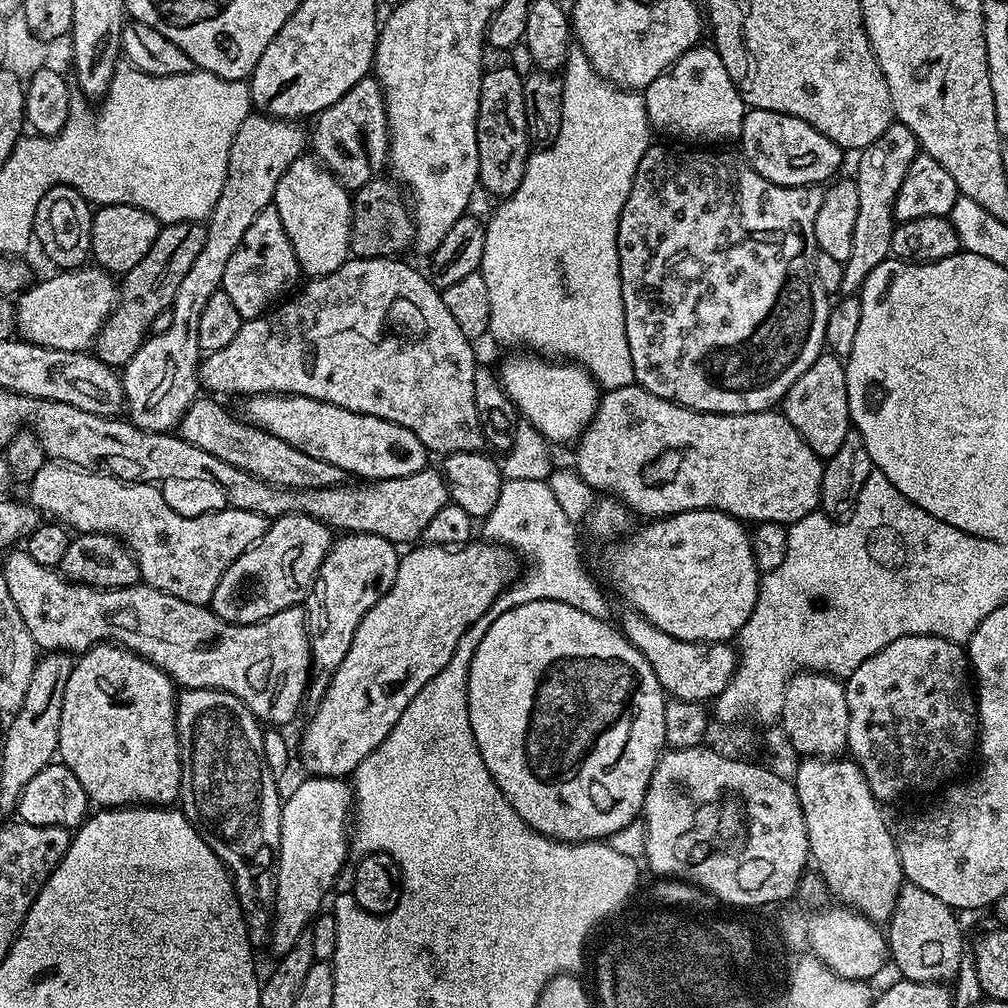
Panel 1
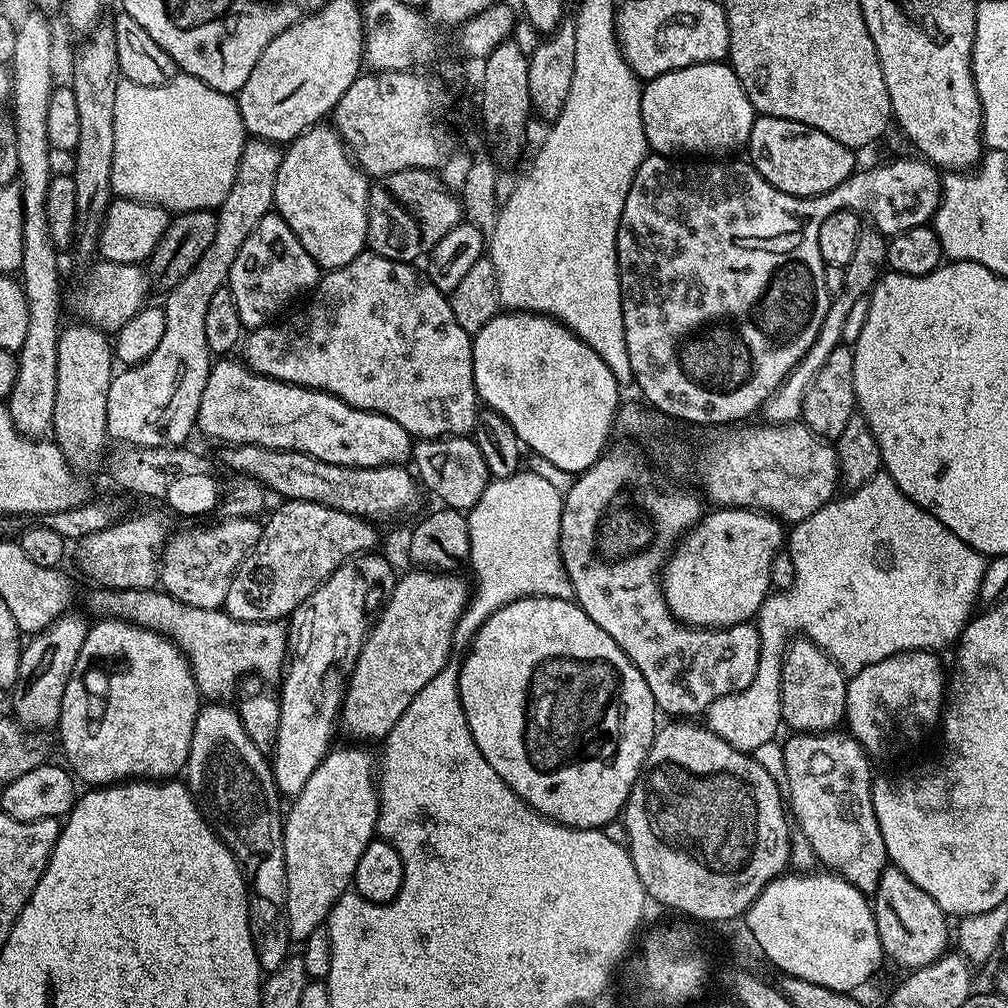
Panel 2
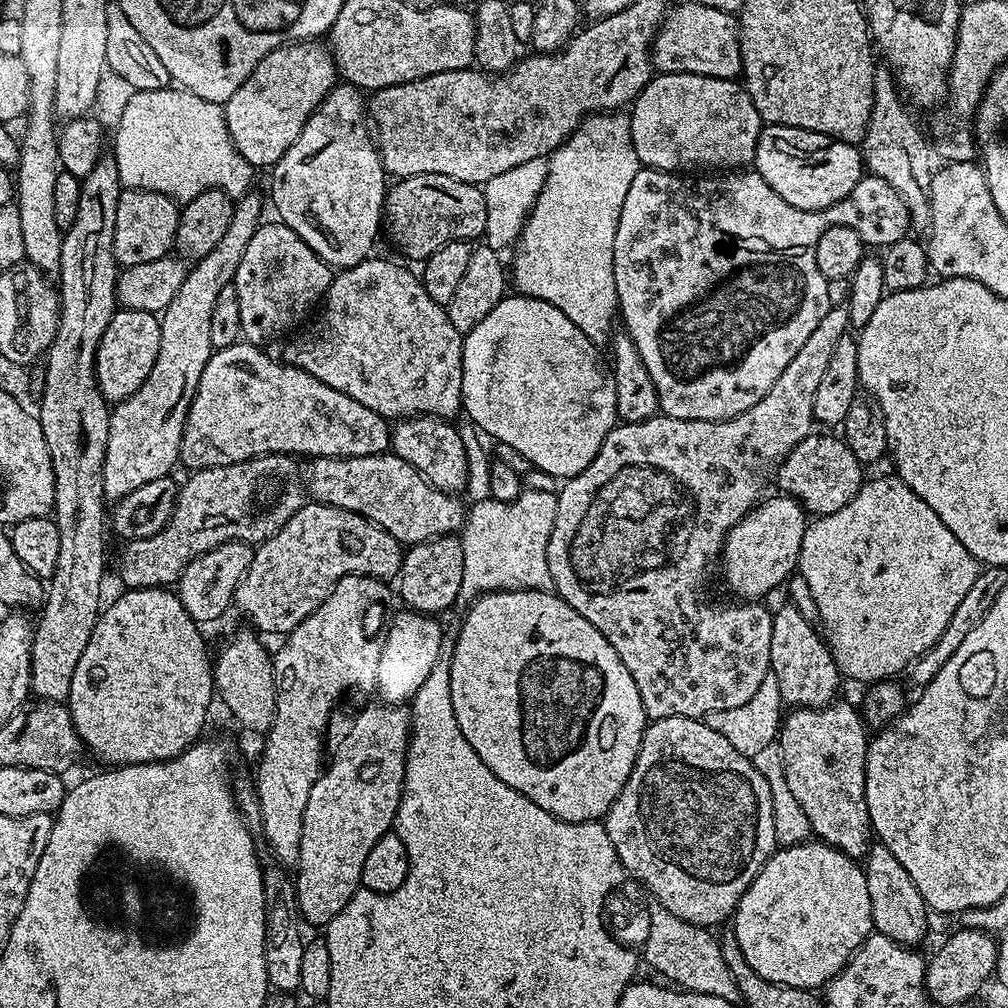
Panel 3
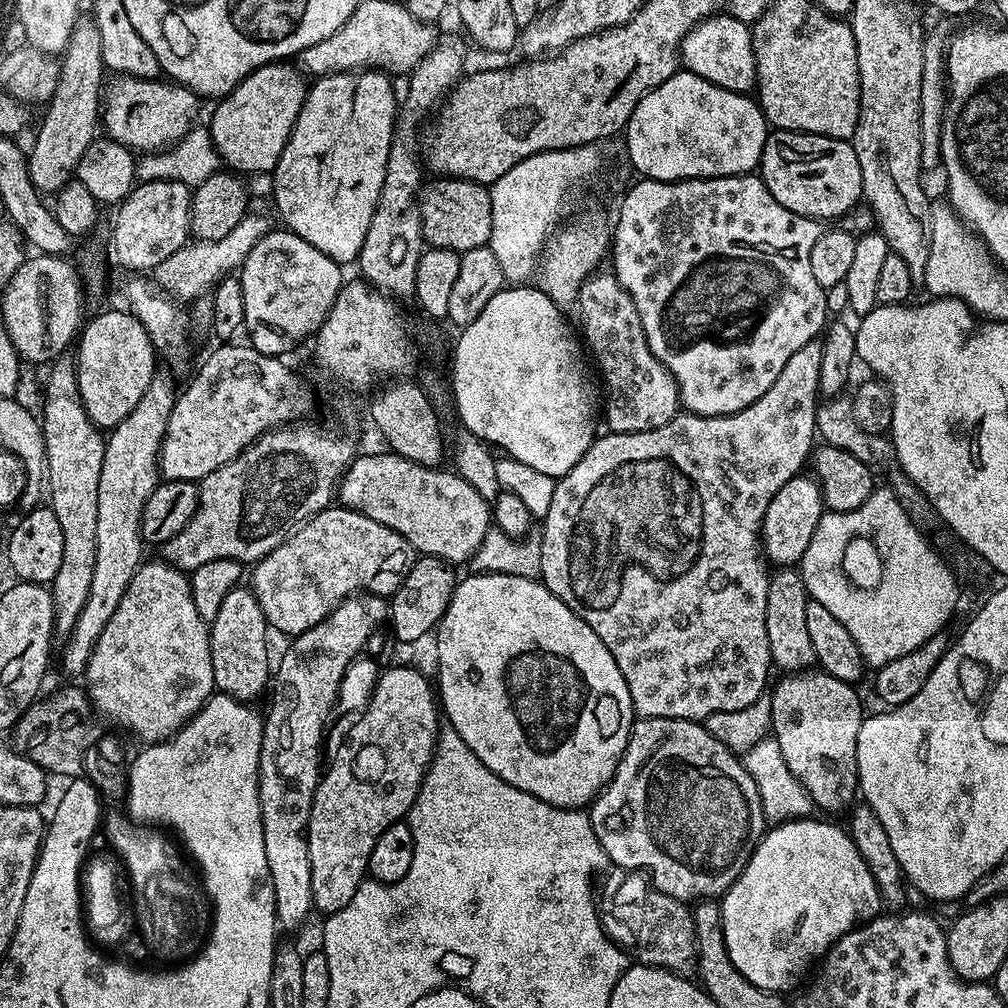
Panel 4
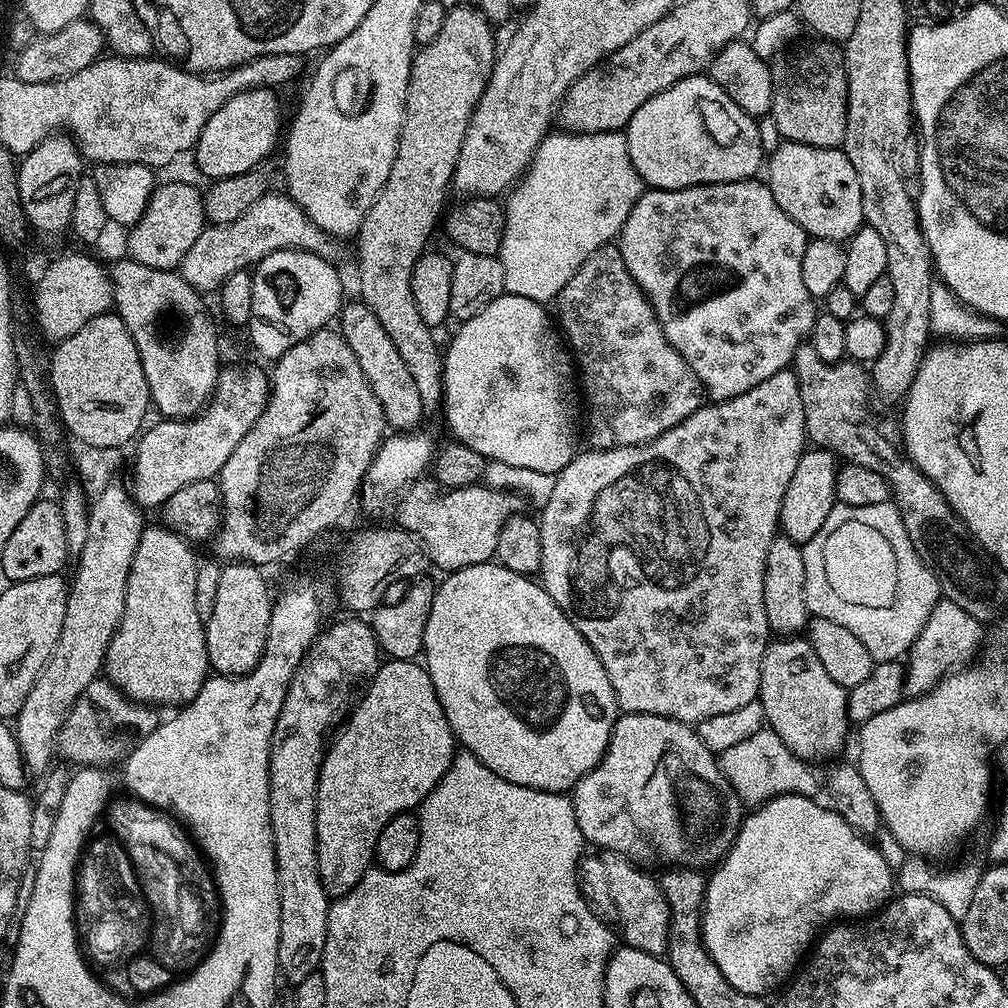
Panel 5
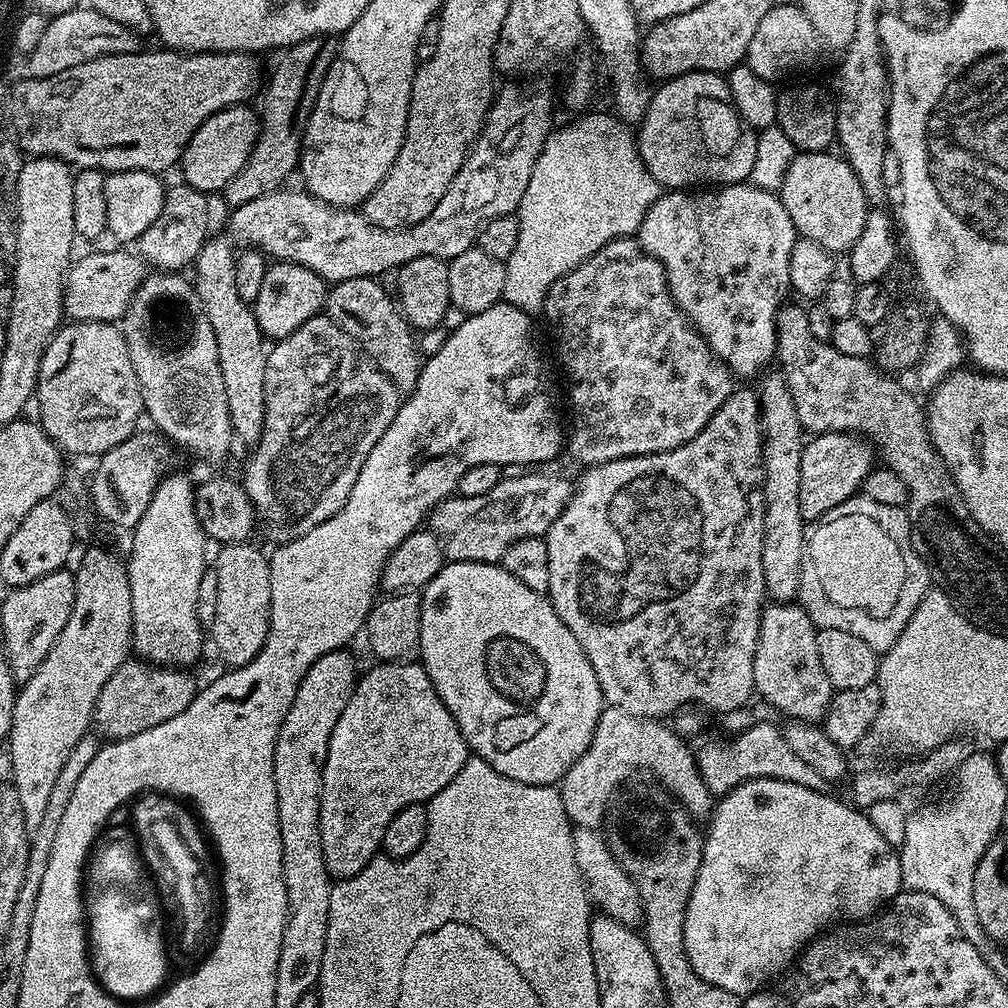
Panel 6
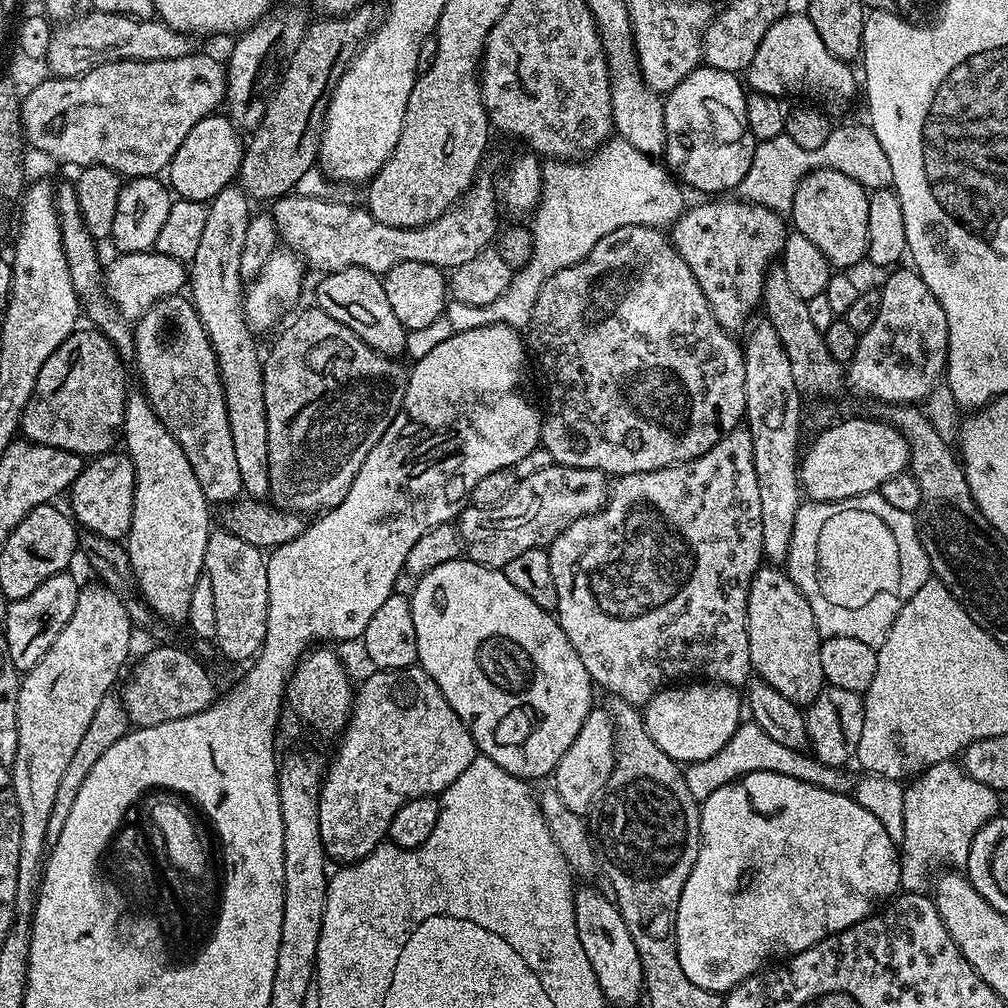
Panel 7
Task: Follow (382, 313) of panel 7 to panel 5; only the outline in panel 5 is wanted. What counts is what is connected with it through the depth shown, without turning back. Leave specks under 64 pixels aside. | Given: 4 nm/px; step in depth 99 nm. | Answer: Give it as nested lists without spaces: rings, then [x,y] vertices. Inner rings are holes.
[[[348,302],[341,307],[338,331],[354,350],[354,358],[358,358],[358,366],[362,366],[366,382],[370,390],[374,390],[374,398],[378,398],[382,406],[385,425],[400,434],[411,433],[415,429],[412,427],[426,416],[414,377],[411,376],[410,370],[406,370],[394,342],[390,342],[390,334],[386,334],[382,322],[378,322],[374,310],[370,310],[363,302],[355,303]]]

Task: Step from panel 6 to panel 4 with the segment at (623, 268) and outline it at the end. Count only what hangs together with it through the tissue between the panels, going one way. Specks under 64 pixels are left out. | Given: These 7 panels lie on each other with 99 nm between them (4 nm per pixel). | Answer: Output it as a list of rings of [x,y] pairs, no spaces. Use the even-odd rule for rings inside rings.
[[[597,270],[581,286],[574,308],[580,311],[579,335],[590,356],[592,351],[591,359],[594,364],[596,359],[595,367],[602,381],[602,420],[608,423],[607,431],[649,432],[666,426],[682,408],[678,386],[670,370],[654,358],[634,298],[630,298],[611,271]]]

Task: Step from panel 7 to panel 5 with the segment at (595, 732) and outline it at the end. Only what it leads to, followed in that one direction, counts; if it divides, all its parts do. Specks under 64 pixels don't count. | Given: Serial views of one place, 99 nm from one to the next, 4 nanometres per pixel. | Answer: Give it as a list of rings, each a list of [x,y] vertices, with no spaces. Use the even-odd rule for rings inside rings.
[[[621,715],[612,727],[612,737],[608,743],[608,749],[604,752],[604,757],[600,759],[599,766],[587,772],[577,782],[570,795],[574,806],[574,814],[578,818],[578,826],[589,845],[601,844],[601,849],[627,854],[632,858],[637,858],[636,856],[642,855],[644,851],[656,852],[657,858],[664,863],[664,866],[679,866],[693,870],[711,869],[724,859],[724,855],[731,850],[732,844],[736,841],[736,836],[740,832],[740,822],[746,815],[745,805],[742,803],[740,795],[734,790],[734,786],[728,781],[717,753],[712,752],[706,746],[706,742],[702,742],[702,738],[698,738],[693,725],[683,724],[665,716]]]

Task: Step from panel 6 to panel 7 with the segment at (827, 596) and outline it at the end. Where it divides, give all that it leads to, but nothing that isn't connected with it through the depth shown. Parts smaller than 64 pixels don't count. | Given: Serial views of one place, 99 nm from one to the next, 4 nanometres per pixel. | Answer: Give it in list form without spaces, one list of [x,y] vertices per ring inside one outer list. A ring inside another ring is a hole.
[[[876,492],[825,504],[801,503],[798,514],[794,514],[786,571],[806,602],[810,602],[821,637],[855,638],[857,642],[866,642],[875,649],[879,648],[886,634],[890,634],[898,610],[902,610],[902,606],[914,598],[918,586],[932,576],[926,550],[922,550],[917,517],[890,506],[890,502]]]

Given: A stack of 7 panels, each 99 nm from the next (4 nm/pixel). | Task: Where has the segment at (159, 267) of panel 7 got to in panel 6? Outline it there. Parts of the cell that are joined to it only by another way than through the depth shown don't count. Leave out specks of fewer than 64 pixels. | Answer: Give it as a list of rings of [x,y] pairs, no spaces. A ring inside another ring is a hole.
[[[135,251],[92,252],[69,267],[64,281],[64,315],[69,321],[123,321],[134,295],[142,286],[146,265]]]

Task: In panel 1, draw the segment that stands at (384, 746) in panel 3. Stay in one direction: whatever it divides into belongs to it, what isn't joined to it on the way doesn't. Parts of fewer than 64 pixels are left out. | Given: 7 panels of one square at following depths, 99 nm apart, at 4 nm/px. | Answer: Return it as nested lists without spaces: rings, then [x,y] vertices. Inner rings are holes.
[[[309,775],[308,780],[304,780],[292,793],[283,797],[280,805],[280,851],[276,853],[276,909],[272,911],[272,923],[268,933],[267,947],[272,948],[273,957],[279,958],[286,955],[290,950],[294,950],[294,946],[298,942],[298,938],[302,938],[304,932],[309,931],[310,925],[317,916],[321,915],[320,908],[329,899],[328,891],[336,884],[336,879],[340,876],[340,871],[344,868],[344,863],[348,860],[348,852],[350,853],[350,817],[354,812],[354,797],[352,794],[351,783],[347,779],[337,778],[335,776],[313,776]]]

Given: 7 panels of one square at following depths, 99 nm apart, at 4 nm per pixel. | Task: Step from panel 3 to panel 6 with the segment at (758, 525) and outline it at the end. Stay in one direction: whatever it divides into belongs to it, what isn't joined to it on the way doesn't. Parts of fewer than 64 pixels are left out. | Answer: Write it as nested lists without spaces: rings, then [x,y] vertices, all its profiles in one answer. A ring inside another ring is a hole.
[[[821,432],[813,435],[802,450],[802,479],[798,486],[798,506],[802,508],[805,522],[815,522],[834,506],[852,499],[864,487],[864,480],[874,467],[874,448],[867,439],[851,432]]]

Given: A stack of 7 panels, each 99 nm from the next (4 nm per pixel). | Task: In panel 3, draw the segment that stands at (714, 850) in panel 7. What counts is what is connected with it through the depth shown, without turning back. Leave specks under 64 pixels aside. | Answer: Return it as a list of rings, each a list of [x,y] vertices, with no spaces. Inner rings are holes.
[[[823,842],[795,844],[789,848],[780,848],[773,852],[771,858],[764,863],[762,870],[754,878],[754,882],[742,894],[734,913],[735,920],[734,935],[736,941],[746,958],[746,962],[756,973],[775,984],[785,984],[791,988],[806,988],[809,990],[820,990],[828,985],[848,964],[849,958],[858,950],[858,946],[862,946],[864,939],[871,936],[874,931],[872,915],[870,914],[870,895],[867,894],[863,867],[853,857],[842,854],[837,848],[832,848],[829,844]]]

